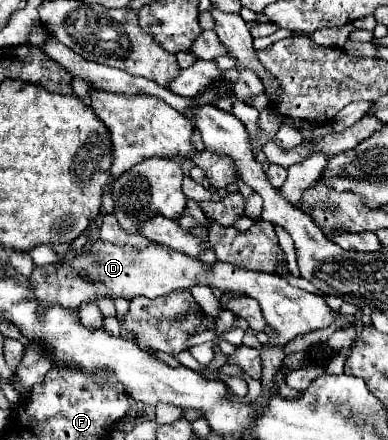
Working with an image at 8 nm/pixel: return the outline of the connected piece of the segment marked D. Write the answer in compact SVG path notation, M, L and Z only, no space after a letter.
M95 239L91 241L91 247L87 253L75 255L75 259L71 261L61 261L57 269L55 265L35 267L27 279L29 279L31 291L39 299L39 305L41 305L39 313L43 313L43 309L49 309L51 305L59 305L63 309L71 309L73 313L77 313L83 303L91 303L97 297L107 297L107 299L121 297L127 301L135 297L155 299L177 289L191 289L193 285L213 285L221 291L233 291L233 293L243 293L247 297L253 297L255 301L259 301L261 313L267 325L273 329L273 337L261 349L263 393L255 401L267 401L267 397L273 397L271 391L275 387L275 375L279 373L285 359L283 347L301 333L329 327L337 317L337 313L327 307L321 295L291 287L283 277L275 273L251 271L251 269L243 269L223 261L215 261L213 265L207 265L197 257L187 257L185 253L179 253L171 247L157 245L157 243L147 245L143 249L135 249L131 245L113 245L113 243Z

